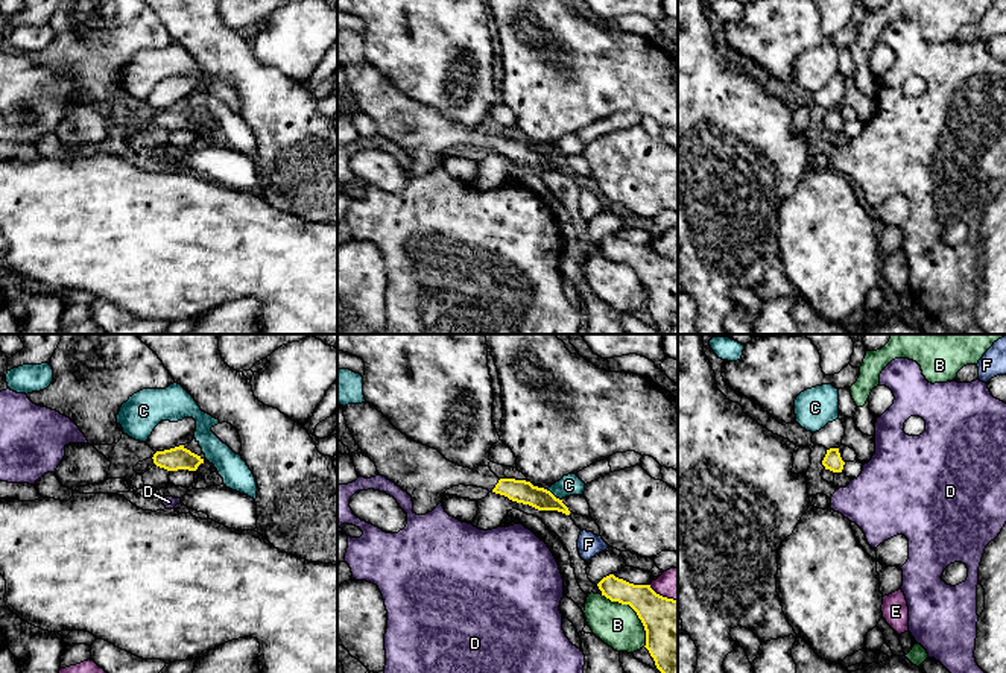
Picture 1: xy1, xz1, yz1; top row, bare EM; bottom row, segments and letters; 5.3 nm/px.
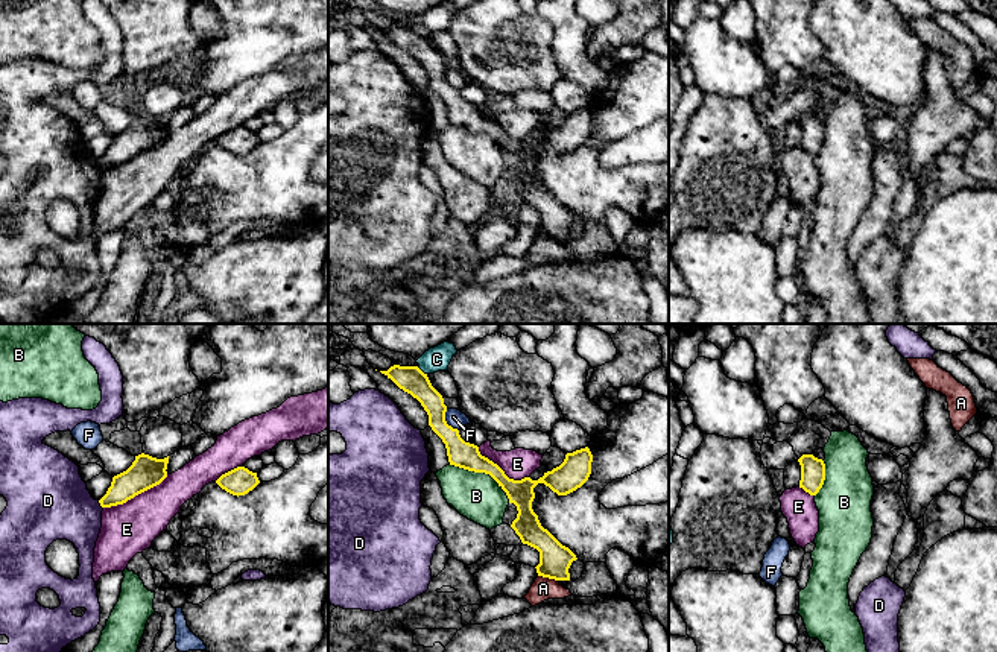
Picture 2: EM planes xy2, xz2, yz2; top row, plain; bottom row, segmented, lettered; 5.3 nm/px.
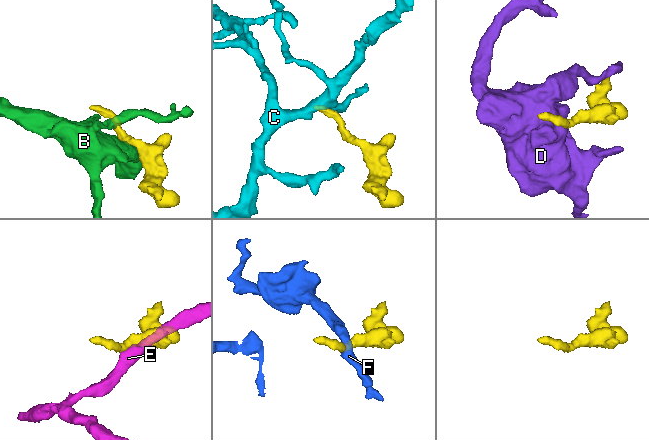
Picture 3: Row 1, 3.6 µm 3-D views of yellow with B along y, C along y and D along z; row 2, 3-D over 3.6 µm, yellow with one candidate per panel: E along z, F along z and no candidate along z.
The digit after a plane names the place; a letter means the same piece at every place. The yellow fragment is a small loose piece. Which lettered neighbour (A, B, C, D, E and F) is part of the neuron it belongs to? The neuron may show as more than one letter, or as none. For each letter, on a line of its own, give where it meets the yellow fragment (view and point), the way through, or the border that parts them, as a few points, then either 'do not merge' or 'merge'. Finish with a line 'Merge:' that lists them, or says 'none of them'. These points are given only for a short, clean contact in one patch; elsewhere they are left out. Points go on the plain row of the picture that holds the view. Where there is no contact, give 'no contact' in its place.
A: meets yellow in xz2 at (547, 236); do not merge
B: meets yellow in xz1 at (635, 271); border along xz1 (601, 254), (626, 263), (635, 272), (645, 290), (645, 306); do not merge
C: meets yellow in xz1 at (553, 155); border along xz1 (549, 149), (561, 160); do not merge
D: meets yellow in xy2 at (101, 164); do not merge
E: meets yellow in xy2 at (136, 154); do not merge
F: meets yellow in xz2 at (446, 81); border along xz2 (446, 69), (446, 81), (458, 90); do not merge
Merge: none of them

